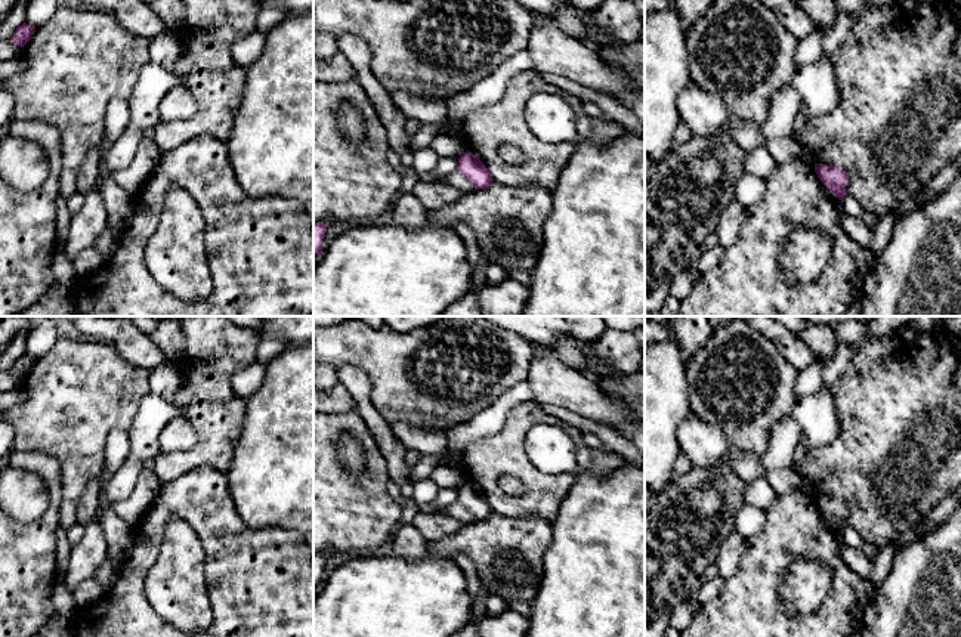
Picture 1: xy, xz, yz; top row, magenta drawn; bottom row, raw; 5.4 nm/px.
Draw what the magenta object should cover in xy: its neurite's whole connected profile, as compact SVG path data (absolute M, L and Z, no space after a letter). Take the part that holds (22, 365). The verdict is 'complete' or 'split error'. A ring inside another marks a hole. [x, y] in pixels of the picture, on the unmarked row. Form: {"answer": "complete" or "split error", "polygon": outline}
{"answer": "complete", "polygon": "M24 353L13 364L10 374L13 374L15 377L24 378L30 372L30 369L34 365L34 362L35 362L34 358L31 358L31 356Z"}

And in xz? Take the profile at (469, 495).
{"answer": "complete", "polygon": "M463 483L458 489L457 501L467 508L476 520L486 520L491 514L491 505L485 495L472 483Z"}

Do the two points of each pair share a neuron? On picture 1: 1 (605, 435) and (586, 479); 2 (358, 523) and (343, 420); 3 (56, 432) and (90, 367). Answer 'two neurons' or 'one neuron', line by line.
1: two neurons
2: one neuron
3: one neuron

